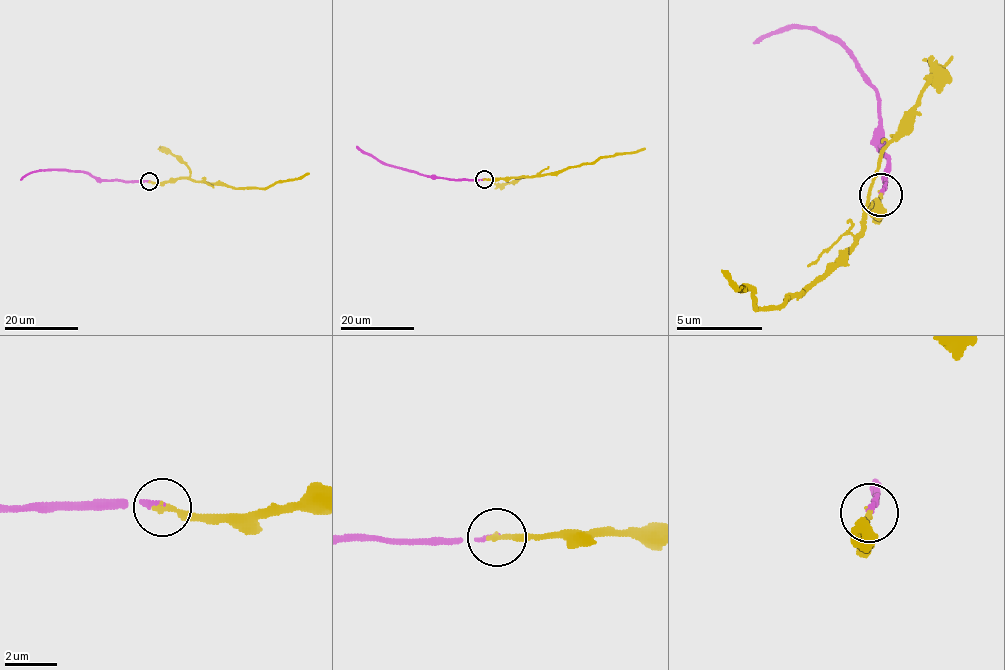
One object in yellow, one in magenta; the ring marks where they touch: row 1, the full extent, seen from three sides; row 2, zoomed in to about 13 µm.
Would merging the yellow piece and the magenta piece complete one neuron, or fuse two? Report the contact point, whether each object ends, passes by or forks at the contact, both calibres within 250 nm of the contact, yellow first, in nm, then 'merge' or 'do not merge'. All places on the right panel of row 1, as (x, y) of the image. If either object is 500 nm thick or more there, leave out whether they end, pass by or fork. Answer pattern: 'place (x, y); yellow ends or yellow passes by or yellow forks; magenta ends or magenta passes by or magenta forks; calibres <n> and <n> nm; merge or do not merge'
place (880, 194); yellow ends; magenta ends; calibres 220 and 150 nm; merge

